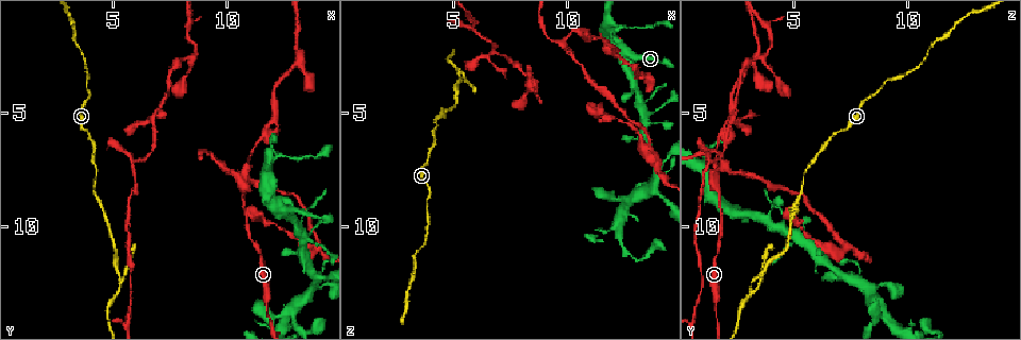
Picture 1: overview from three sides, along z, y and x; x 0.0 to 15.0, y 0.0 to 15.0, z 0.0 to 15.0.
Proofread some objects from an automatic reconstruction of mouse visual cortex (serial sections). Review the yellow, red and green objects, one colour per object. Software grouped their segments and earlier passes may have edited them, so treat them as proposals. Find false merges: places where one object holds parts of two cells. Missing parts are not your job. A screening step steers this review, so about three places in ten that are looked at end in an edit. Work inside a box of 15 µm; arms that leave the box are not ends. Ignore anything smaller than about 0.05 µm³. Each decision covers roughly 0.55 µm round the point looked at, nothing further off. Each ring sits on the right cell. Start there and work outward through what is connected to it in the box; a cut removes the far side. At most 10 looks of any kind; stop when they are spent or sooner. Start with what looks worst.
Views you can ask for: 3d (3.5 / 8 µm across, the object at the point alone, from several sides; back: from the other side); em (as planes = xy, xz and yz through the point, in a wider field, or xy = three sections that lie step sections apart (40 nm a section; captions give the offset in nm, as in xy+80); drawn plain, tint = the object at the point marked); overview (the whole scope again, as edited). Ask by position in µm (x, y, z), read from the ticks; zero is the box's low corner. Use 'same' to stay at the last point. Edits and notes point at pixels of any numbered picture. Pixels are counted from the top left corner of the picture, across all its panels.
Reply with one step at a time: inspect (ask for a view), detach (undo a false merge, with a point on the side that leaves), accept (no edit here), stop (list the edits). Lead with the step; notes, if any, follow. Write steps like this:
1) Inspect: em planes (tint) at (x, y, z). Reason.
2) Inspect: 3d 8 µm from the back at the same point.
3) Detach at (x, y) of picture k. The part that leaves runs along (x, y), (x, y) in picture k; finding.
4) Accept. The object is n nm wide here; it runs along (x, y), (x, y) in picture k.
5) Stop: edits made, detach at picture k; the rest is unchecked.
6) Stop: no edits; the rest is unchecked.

Inspect: 3d 3.5 µm at (5.3, 12.8, 3.2). Branch point.

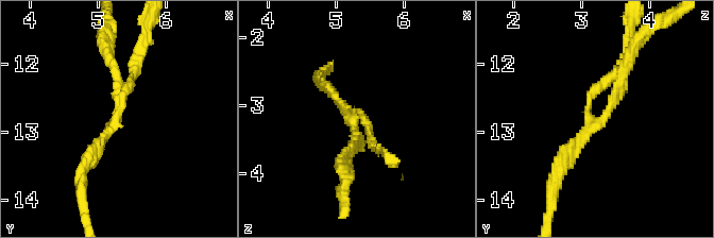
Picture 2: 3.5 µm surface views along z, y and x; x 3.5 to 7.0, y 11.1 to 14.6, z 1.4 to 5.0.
Inspect: em xy step 1 (tint) at (5.25, 12.85, 3.10). Now the EM.

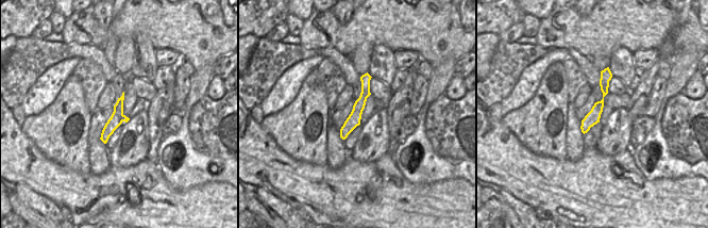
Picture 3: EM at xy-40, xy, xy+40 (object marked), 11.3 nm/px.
Inspect: em xy step 3 (tint) at the same point. Cut it another way.

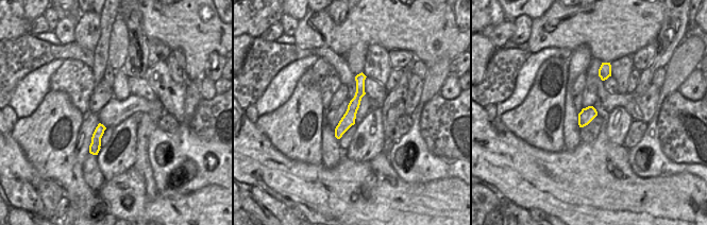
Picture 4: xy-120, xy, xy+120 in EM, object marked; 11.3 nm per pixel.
Accept. The object is 150 nm wide here; it runs along (362, 76), (359, 93), (338, 135) in picture 4; one cell here.

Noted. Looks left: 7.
Inspect: 3d 8 µm at (12.2, 5.6, 2.2). Abrupt turn.

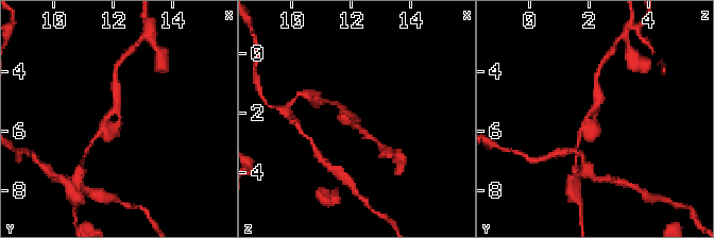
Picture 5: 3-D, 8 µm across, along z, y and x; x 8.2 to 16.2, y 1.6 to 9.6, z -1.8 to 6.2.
Inspect: 3d 3.5 µm at (12.2, 5.6, 2.2).

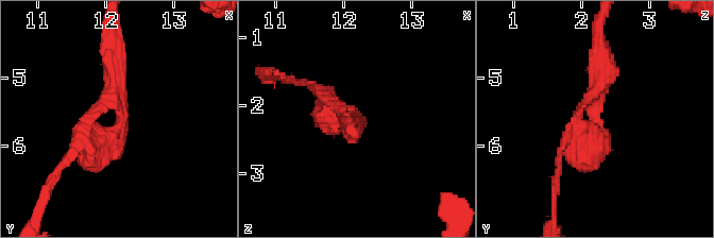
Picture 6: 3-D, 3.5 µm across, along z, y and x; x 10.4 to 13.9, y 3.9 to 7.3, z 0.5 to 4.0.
Inspect: em xy step 3 (tint) at (12.20, 5.55, 2.25). The arms are 300, 300 nm wide; now the EM.

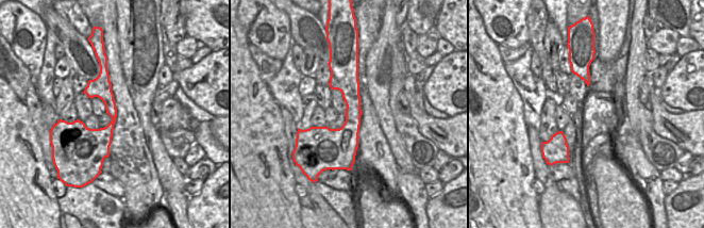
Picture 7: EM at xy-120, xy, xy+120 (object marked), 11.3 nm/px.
Accept. The object is 240 nm wide here; it runs along (342, 67), (352, 98), (352, 159) in picture 7; continuous, no second cell.

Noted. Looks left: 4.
Inspect: 3d 3.5 µm from the back at (13.1, 2.8, 3.2). Three-way junction.

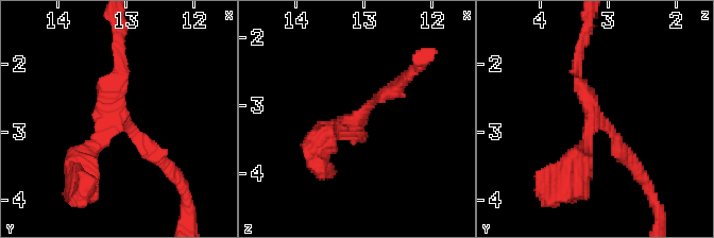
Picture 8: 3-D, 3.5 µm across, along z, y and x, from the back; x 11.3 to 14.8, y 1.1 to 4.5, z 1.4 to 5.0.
Inspect: em planes (tint) at (13.10, 2.80, 3.20).

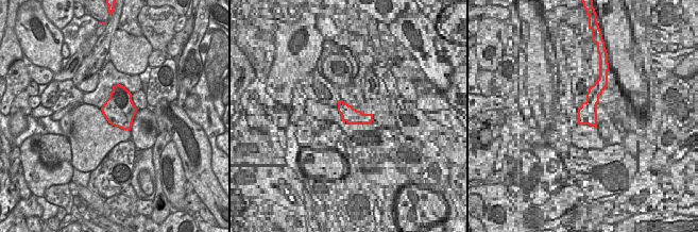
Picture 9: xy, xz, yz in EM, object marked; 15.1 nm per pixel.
Accept. 3 arms meet here; the arms are 150, 200, 200 nm wide; it runs along (397, 85), (319, 141) in picture 8; one cell here.

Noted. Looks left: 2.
Inspect: 3d 8 µm at (13.4, 10.6, 5.2). Sudden change in width.

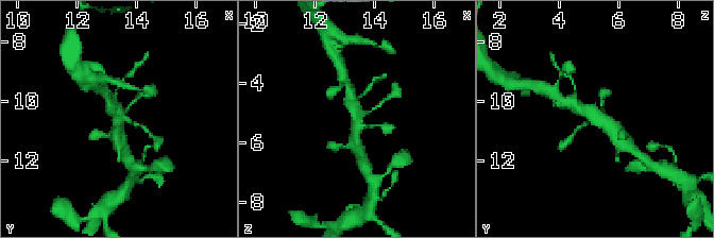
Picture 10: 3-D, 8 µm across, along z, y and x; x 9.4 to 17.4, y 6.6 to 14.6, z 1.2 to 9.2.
Inspect: em xy step 2 (tint) at (13.4, 10.5, 5.1). Need the tissue.

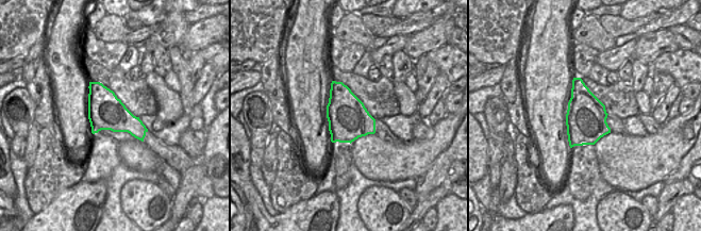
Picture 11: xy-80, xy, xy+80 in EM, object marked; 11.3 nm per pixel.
Accept. It runs along (568, 102), (604, 119), (617, 134) in picture 10; continuous, no second cell.

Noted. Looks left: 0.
Stop: no edits; the rest is unchecked.

